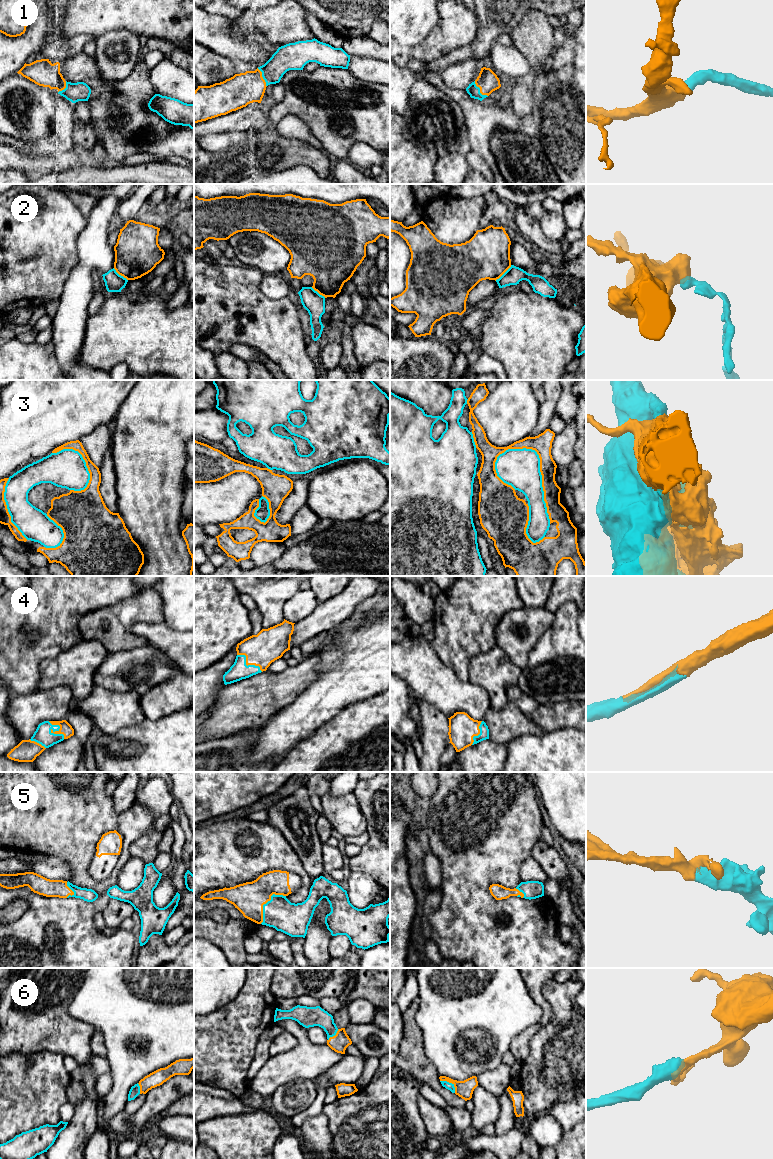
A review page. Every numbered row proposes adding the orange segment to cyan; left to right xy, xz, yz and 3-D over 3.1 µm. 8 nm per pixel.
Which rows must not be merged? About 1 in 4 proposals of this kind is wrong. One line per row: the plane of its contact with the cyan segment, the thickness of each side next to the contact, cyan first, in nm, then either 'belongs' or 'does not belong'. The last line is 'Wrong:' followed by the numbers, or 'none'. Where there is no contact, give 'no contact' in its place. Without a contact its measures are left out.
1: yz | 90/170 nm | belongs
2: yz | 140/380 nm | does not belong
3: yz | 320/160 nm | does not belong
4: xy | 140/100 nm | belongs
5: xz | 260/260 nm | belongs
6: yz | 60/140 nm | belongs
Wrong: 2, 3

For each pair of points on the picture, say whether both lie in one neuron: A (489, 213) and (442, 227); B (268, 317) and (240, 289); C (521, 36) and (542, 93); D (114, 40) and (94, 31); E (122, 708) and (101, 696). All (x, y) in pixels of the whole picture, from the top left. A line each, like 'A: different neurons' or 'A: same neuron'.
A: different neurons
B: same neuron
C: same neuron
D: different neurons
E: same neuron

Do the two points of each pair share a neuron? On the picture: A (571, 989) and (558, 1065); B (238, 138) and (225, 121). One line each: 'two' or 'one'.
A: one
B: two

